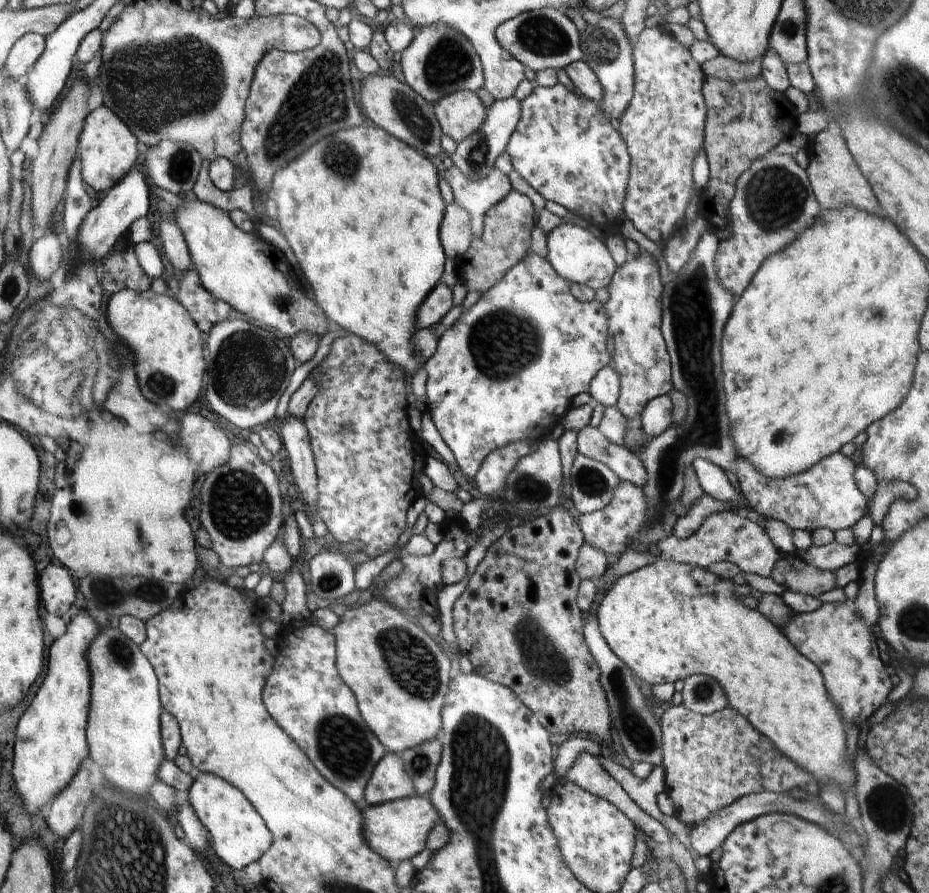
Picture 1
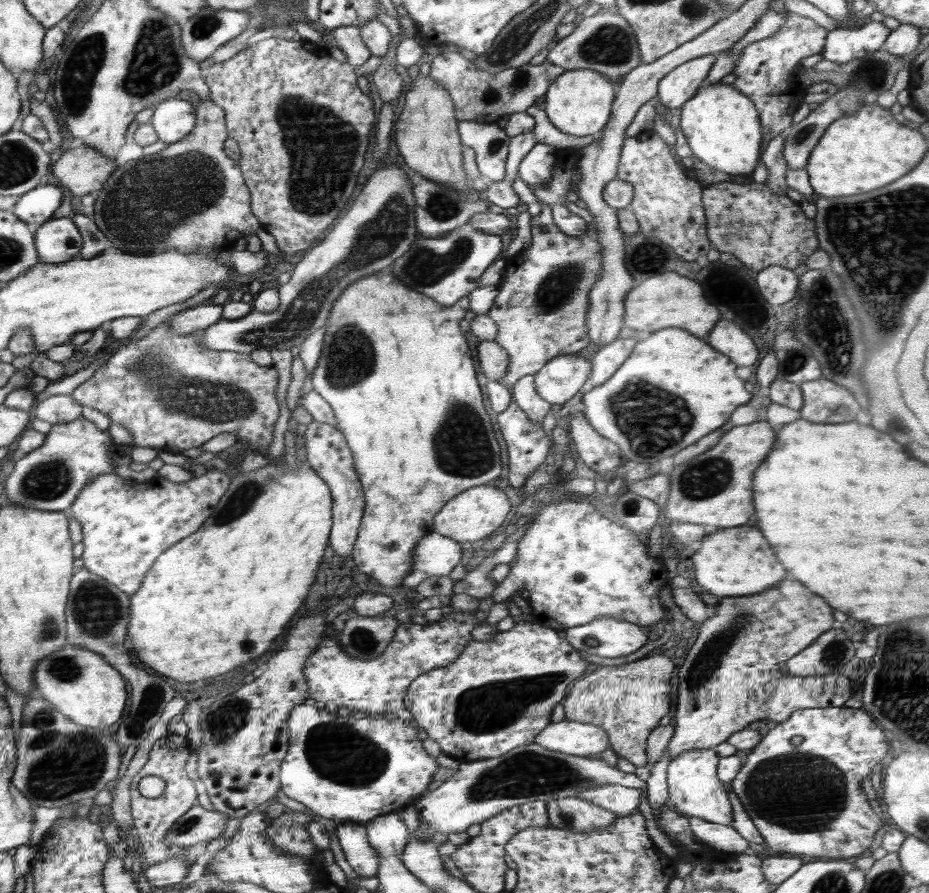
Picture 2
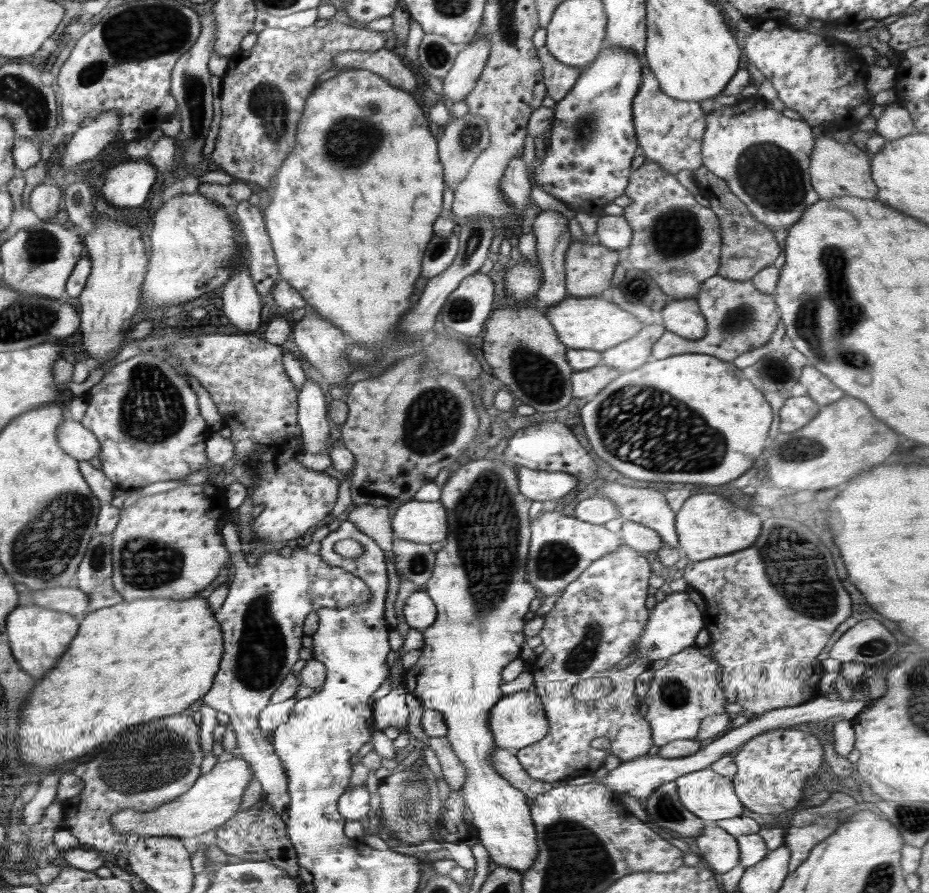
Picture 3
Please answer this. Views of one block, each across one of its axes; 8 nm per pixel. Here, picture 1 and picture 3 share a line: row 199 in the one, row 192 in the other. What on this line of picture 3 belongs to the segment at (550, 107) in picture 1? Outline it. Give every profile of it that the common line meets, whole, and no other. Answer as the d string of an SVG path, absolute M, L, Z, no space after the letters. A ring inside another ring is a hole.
M603 45L590 67L579 75L570 93L556 103L552 130L545 140L544 157L534 159L531 175L536 186L579 213L600 210L624 194L629 184L632 160L639 153L633 121L633 101L643 82L644 59L624 47Z

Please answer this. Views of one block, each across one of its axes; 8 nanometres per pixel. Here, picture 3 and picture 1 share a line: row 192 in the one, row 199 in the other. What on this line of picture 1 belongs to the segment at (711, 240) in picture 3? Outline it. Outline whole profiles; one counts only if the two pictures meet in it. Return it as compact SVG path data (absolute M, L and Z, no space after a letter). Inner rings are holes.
M646 27L637 38L632 51L633 97L618 122L618 132L627 146L631 164L623 211L644 236L662 246L683 225L688 202L695 191L692 165L705 141L707 106L702 89L706 75L691 57L689 48L680 44L668 28Z

